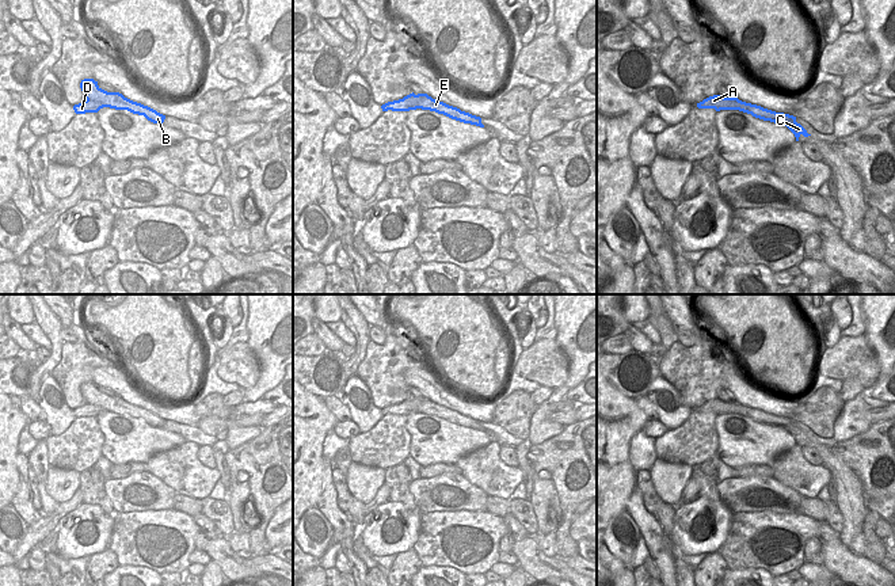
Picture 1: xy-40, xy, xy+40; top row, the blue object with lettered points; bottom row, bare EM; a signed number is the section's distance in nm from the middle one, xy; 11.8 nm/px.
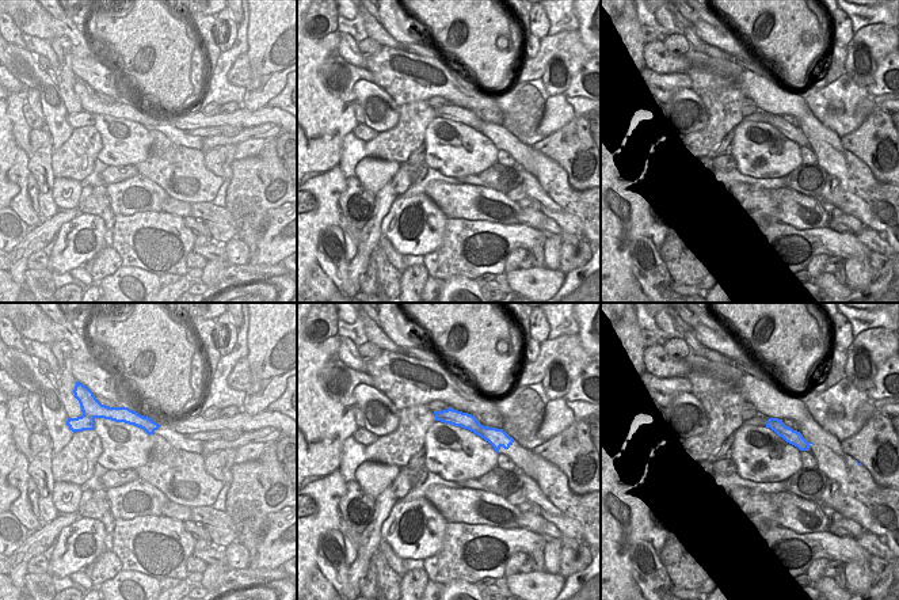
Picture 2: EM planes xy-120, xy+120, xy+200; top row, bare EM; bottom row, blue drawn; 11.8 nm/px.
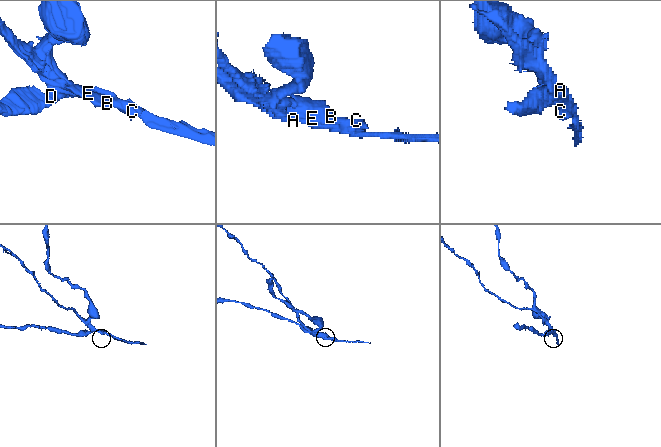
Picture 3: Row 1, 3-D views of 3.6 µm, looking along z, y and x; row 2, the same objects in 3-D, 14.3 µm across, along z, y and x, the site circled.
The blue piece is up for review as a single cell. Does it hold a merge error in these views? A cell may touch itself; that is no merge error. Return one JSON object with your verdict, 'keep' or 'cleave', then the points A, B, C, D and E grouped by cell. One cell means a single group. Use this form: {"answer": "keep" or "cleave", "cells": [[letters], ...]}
{"answer": "cleave", "cells": [["A", "D"], ["B", "C", "E"]]}

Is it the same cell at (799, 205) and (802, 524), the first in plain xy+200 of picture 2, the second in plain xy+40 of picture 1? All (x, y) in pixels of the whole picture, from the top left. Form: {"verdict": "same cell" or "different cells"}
{"verdict": "different cells"}

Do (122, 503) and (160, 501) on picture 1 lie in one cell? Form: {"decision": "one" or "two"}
{"decision": "one"}

